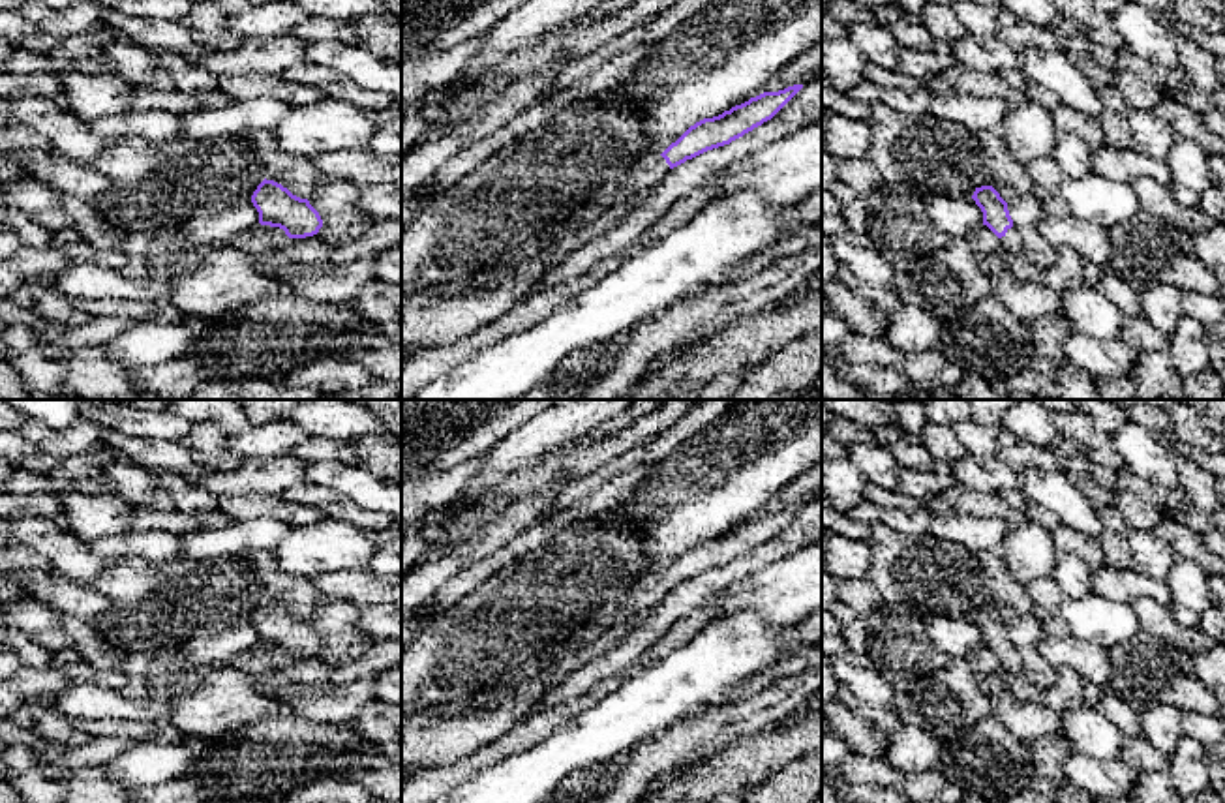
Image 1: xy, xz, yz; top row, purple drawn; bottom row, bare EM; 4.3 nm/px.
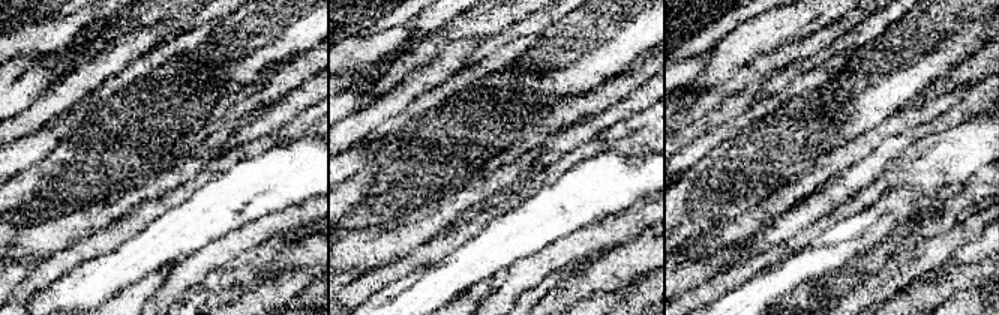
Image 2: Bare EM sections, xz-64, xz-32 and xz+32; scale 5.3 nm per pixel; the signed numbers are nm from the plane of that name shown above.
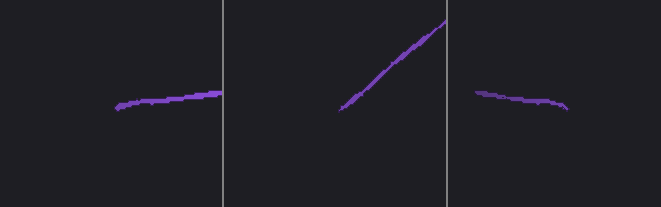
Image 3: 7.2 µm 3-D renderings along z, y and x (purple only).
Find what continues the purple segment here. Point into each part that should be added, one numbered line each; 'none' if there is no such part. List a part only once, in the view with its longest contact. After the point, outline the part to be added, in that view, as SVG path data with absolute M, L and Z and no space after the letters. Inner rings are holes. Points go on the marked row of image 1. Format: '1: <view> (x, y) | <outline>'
1: yz (1013, 242) | M1015 225L1011 229L1007 229L1007 233L1000 238L1000 242L1004 244L1006 251L1009 251L1009 253L1021 253L1022 246L1024 246L1022 235Z

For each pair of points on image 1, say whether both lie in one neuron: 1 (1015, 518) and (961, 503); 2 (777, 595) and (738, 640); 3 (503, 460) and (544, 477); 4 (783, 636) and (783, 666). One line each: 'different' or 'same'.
1: same
2: different
3: different
4: different

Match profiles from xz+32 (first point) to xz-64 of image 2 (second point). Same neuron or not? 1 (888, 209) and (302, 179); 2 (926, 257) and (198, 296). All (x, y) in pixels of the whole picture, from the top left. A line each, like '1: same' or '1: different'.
1: same
2: different

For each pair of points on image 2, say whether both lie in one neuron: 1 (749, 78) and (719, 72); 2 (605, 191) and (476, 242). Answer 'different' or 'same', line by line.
1: different
2: same

